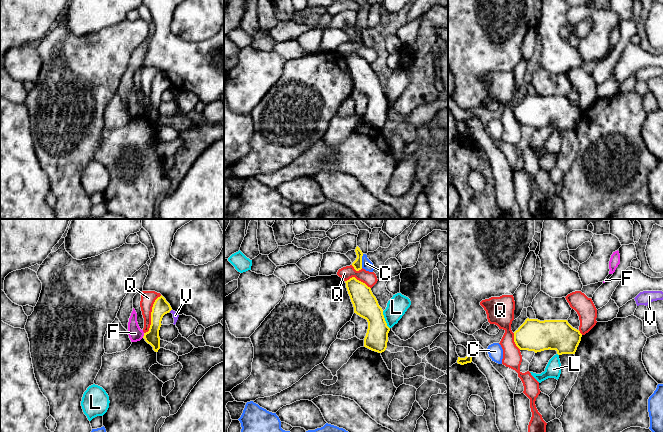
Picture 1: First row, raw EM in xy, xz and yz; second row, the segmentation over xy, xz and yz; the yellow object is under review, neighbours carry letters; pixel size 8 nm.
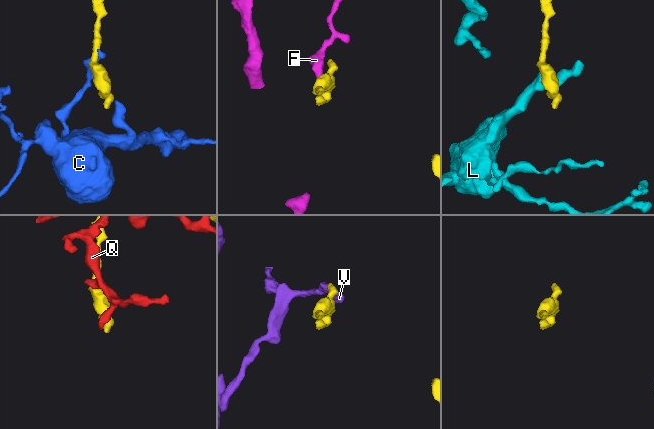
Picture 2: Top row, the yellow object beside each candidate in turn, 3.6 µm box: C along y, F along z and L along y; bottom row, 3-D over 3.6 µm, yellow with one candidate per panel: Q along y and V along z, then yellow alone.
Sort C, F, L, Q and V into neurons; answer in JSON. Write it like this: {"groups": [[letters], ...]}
{"groups": [["C"], ["F"], ["L"], ["Q"], ["V"]]}

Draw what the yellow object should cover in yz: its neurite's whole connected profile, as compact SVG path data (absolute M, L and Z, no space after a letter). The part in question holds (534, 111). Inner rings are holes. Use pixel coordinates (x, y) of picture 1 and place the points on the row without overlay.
M527 94L514 108L514 118L520 126L556 126L558 131L575 130L582 110L567 96L544 96Z

